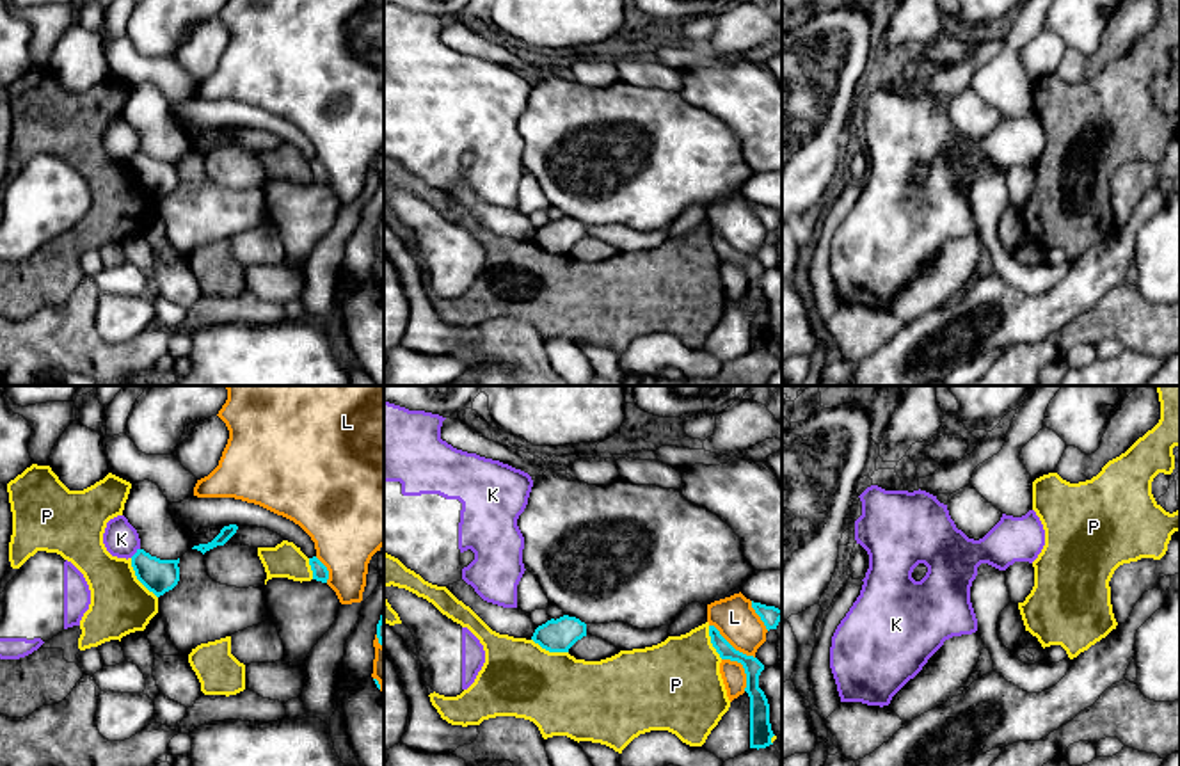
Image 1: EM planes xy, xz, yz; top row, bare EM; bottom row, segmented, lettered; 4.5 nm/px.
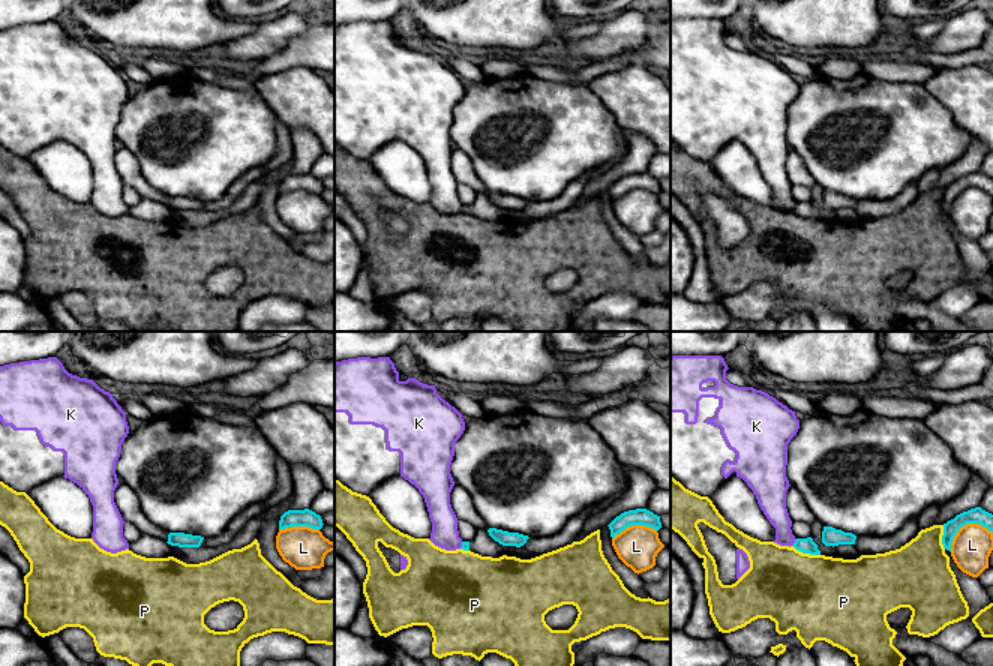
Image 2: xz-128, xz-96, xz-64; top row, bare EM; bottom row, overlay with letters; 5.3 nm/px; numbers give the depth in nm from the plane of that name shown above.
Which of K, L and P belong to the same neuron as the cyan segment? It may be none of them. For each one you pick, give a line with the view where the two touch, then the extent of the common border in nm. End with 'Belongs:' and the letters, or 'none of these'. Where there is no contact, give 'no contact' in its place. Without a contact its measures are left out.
Belongs: none of these

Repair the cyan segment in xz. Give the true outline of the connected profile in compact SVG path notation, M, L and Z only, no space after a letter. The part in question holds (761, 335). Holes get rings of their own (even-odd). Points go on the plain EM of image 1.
M709 227L711 245L722 261L738 263L746 275L745 293L750 299L750 350L766 350L775 338L769 325L769 306L764 293L759 290L759 277L764 267L753 259L736 252L714 227Z

